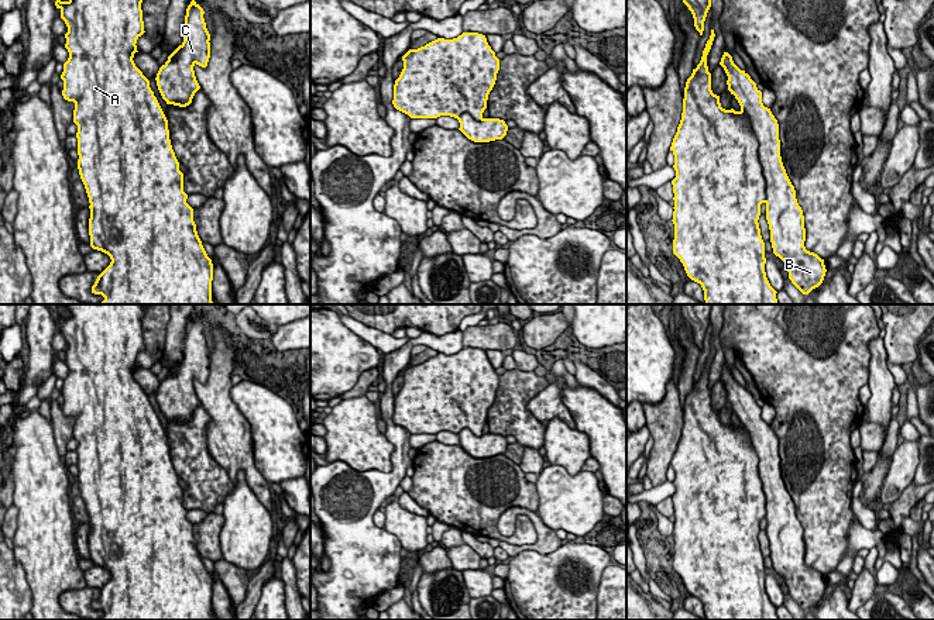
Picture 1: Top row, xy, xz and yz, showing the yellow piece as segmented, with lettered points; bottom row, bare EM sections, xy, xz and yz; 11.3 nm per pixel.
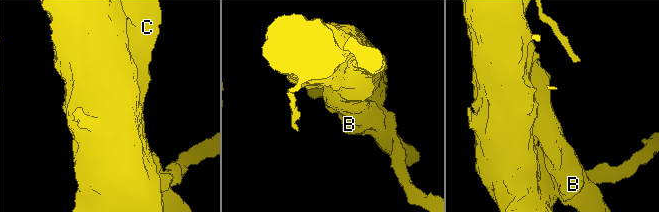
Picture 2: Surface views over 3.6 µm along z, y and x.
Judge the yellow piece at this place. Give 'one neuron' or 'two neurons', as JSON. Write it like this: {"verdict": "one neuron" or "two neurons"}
{"verdict": "one neuron"}

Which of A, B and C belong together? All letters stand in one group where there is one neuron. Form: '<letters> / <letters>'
A B C

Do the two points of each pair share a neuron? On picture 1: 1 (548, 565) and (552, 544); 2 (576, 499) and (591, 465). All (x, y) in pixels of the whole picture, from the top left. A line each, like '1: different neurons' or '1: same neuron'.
1: different neurons
2: different neurons

